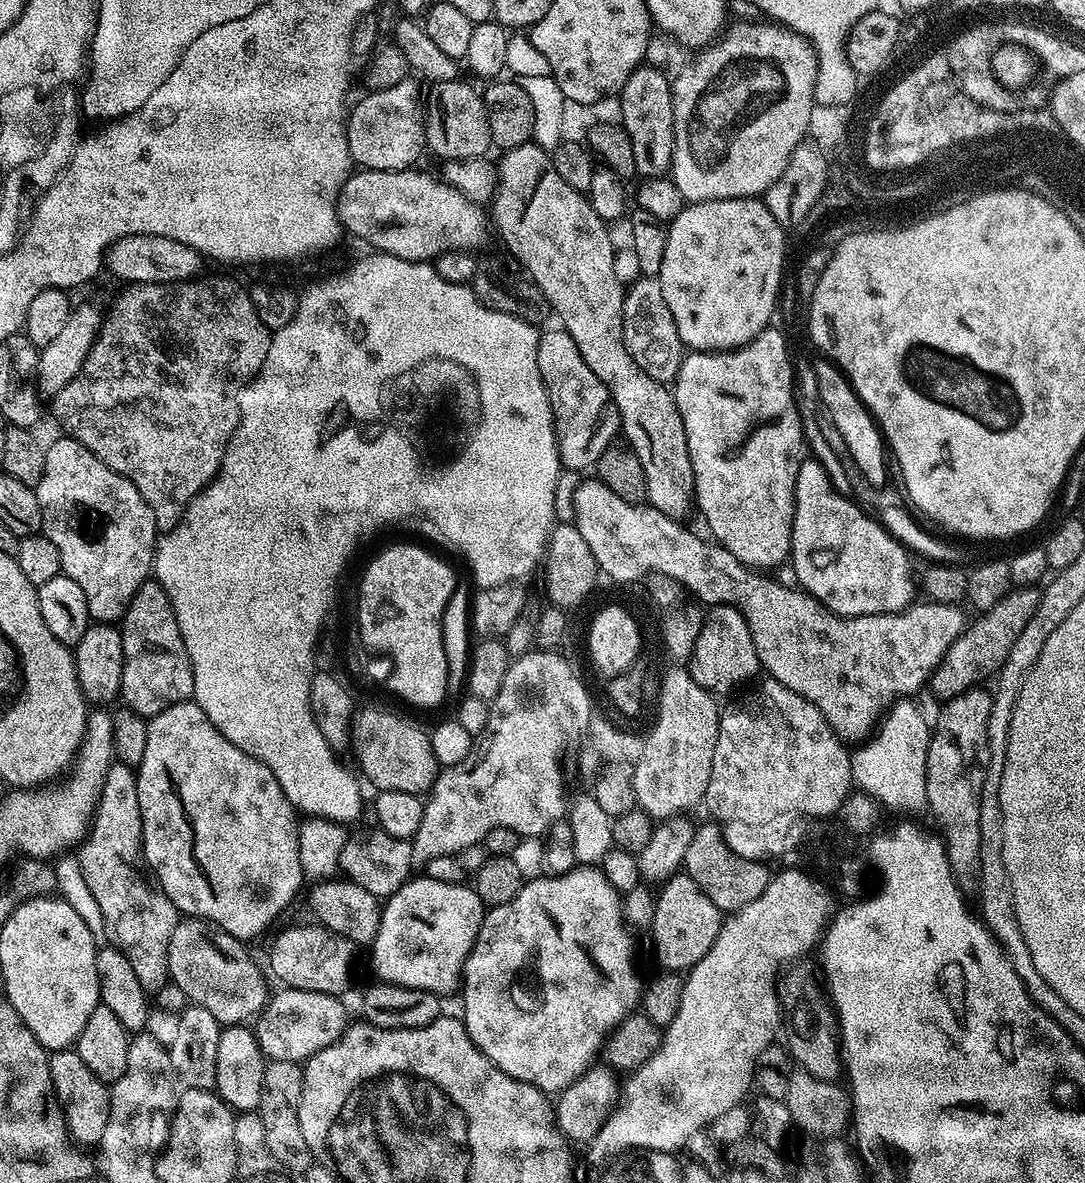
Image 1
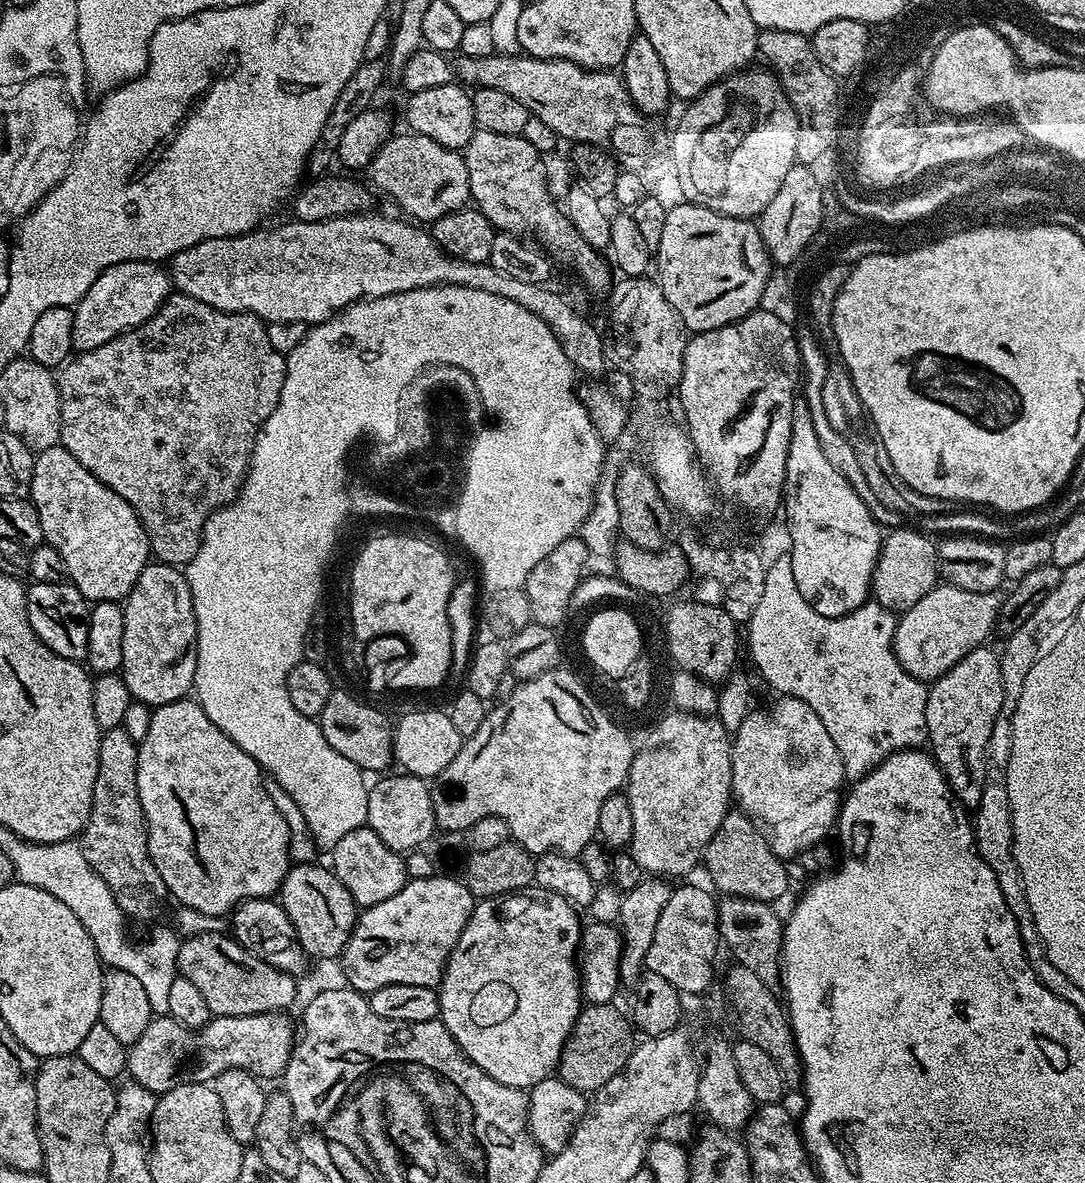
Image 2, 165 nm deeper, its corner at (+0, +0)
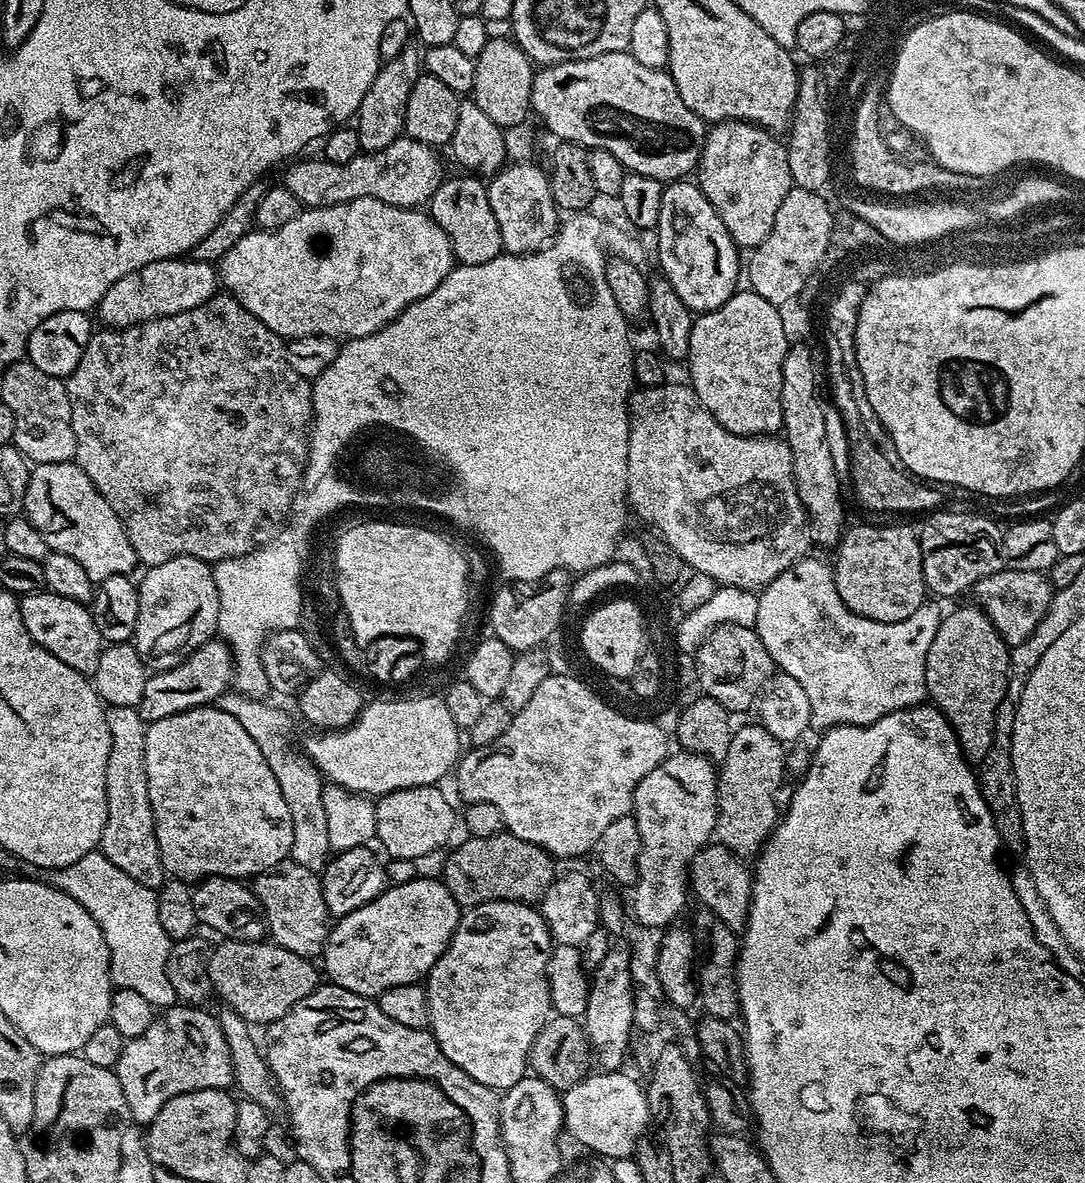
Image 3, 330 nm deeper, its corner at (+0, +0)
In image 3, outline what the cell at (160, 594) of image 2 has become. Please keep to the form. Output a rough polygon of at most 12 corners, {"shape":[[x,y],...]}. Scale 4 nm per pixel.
{"shape":[[179,556],[139,577],[132,640],[170,670],[217,635],[207,560]]}

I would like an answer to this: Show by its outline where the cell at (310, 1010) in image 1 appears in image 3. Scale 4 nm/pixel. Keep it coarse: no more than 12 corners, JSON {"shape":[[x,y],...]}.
{"shape":[[167,1007],[114,1071],[133,1125],[233,1087],[219,1019]]}

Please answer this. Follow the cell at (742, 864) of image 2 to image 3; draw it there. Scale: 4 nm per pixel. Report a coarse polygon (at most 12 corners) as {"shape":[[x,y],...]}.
{"shape":[[759,722],[730,738],[715,839],[755,857],[776,829],[785,745]]}

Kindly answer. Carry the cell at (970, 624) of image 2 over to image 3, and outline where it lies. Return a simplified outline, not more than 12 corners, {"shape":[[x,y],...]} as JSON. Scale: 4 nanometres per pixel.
{"shape":[[1005,567],[975,603],[1009,649],[1031,636],[1054,595],[1045,573]]}

